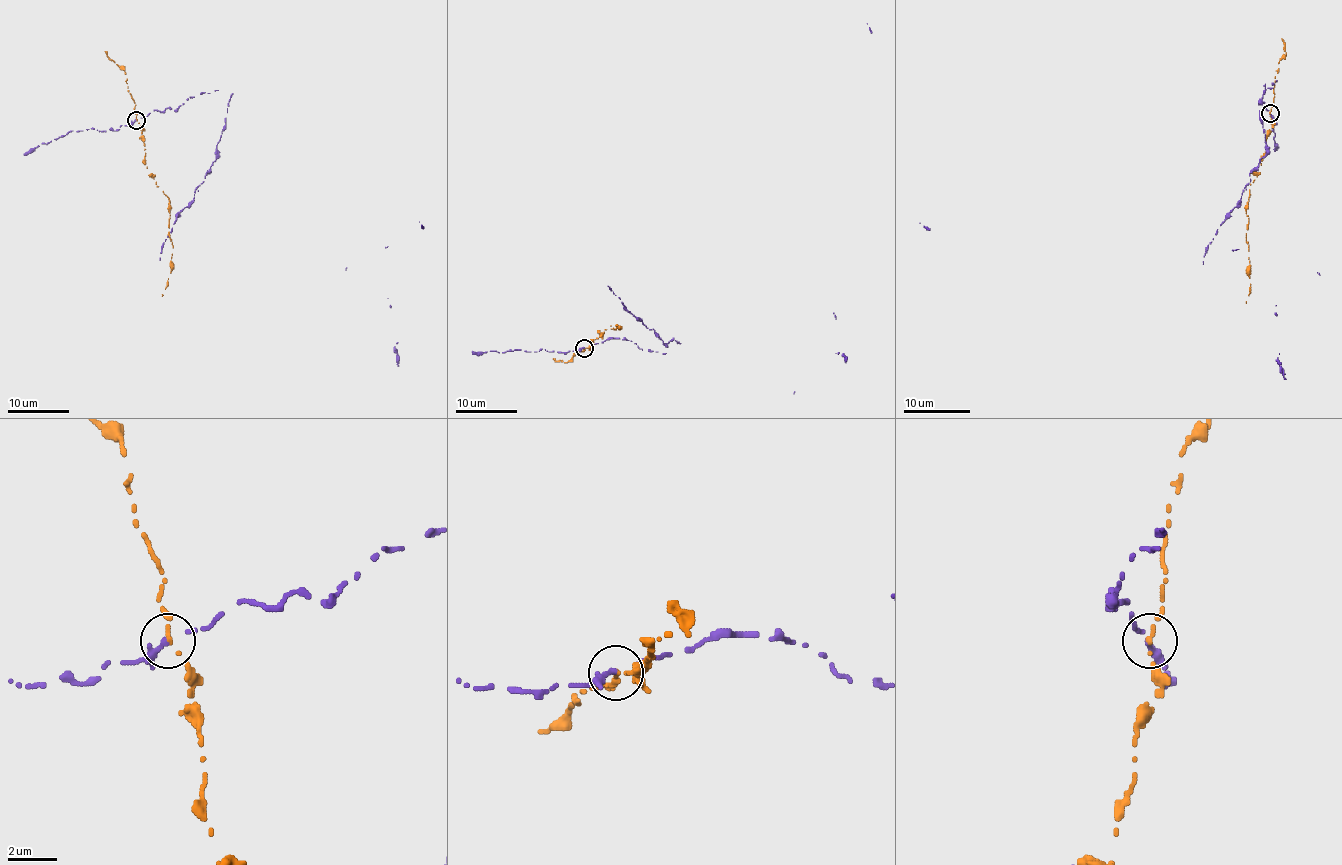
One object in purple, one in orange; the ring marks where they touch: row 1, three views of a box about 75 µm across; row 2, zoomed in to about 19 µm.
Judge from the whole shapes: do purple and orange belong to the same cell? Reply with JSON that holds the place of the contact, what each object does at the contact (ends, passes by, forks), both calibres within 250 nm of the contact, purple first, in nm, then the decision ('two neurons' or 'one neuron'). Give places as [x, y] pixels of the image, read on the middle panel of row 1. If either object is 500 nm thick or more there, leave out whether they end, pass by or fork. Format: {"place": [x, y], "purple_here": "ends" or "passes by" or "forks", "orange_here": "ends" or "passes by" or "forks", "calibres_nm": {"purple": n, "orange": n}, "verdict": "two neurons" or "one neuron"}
{"place": [584, 348], "purple_here": "forks", "orange_here": "passes by", "calibres_nm": {"purple": 170, "orange": 130}, "verdict": "two neurons"}

